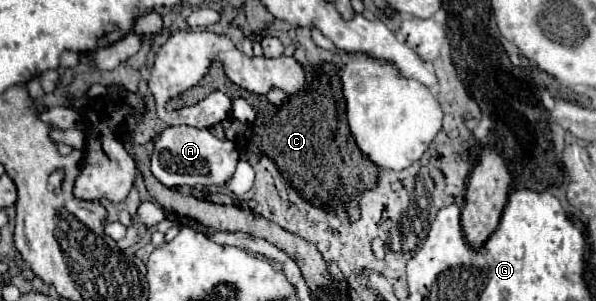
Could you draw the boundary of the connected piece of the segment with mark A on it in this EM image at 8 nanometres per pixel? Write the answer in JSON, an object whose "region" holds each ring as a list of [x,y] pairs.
{"region":[[[168,126],[154,140],[152,174],[164,186],[224,186],[238,164],[238,152],[230,140],[220,140],[208,130],[190,126]]]}

